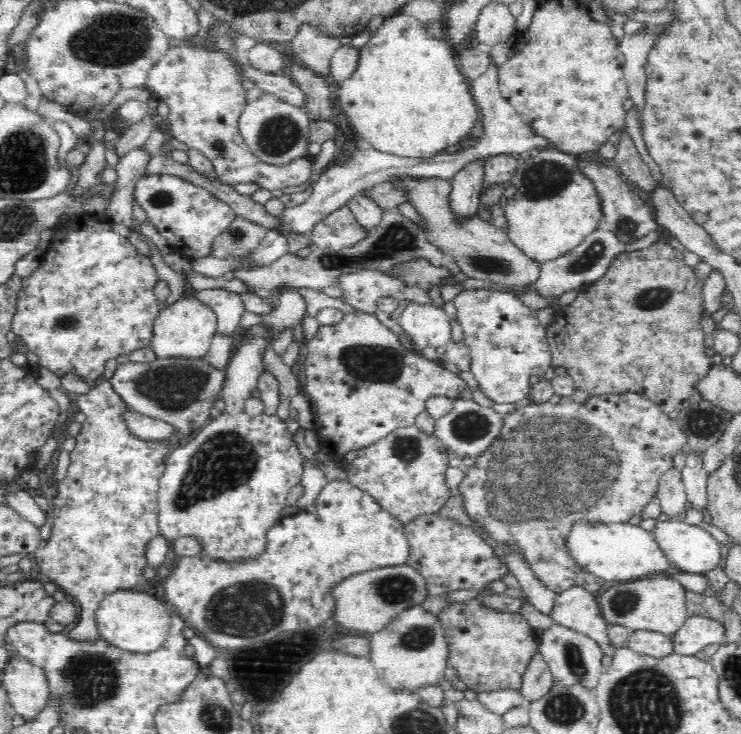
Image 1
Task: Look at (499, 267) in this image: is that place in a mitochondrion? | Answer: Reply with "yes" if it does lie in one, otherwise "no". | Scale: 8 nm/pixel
yes

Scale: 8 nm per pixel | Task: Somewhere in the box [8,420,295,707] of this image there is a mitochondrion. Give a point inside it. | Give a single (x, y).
(223, 461)

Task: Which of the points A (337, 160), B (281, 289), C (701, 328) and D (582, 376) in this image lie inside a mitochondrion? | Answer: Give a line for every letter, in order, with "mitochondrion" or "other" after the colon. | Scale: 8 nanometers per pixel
A: other
B: other
C: other
D: other

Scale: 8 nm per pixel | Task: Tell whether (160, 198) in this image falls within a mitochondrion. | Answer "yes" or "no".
yes

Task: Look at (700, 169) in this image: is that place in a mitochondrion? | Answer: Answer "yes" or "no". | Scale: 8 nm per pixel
no

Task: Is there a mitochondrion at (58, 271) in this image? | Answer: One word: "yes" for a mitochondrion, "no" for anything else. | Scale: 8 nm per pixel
no

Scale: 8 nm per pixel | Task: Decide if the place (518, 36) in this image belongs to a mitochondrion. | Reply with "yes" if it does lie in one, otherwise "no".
no

